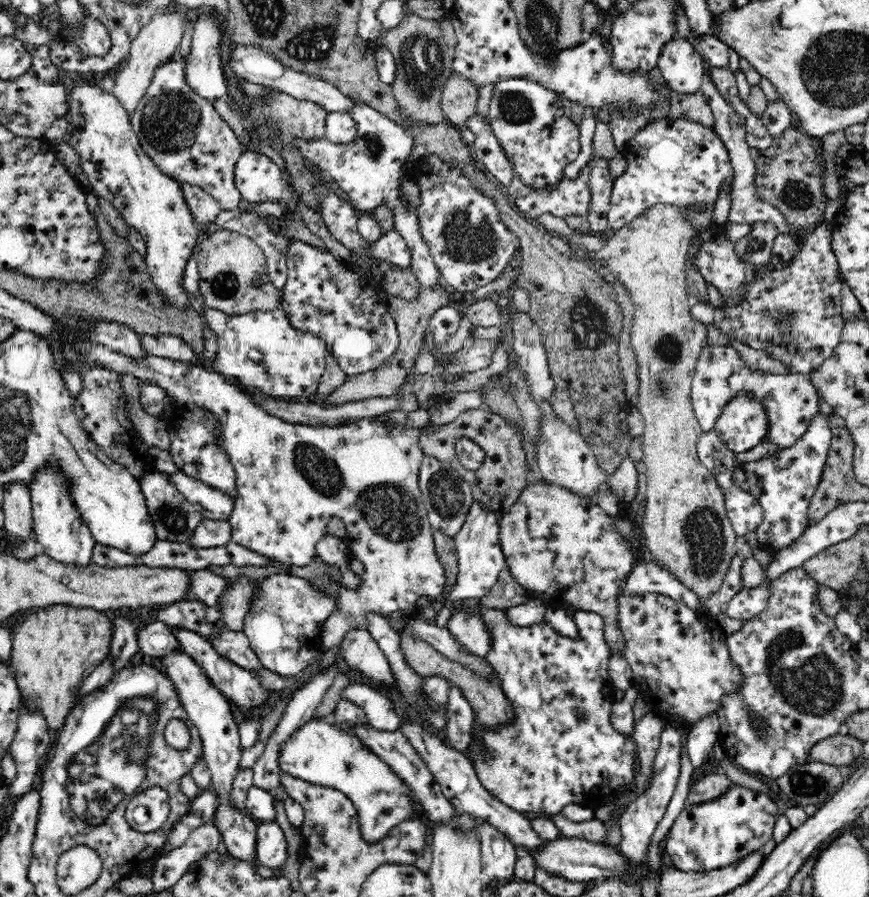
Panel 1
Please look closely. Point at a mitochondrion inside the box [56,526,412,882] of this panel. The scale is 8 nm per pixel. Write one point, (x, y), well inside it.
(102, 773)

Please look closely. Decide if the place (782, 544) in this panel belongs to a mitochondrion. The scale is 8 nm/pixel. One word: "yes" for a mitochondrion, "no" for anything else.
no

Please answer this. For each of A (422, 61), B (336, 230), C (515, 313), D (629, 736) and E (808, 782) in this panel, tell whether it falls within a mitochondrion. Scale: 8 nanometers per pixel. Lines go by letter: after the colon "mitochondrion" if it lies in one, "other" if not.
A: mitochondrion
B: other
C: other
D: other
E: mitochondrion

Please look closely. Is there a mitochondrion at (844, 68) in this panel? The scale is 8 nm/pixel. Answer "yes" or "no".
yes

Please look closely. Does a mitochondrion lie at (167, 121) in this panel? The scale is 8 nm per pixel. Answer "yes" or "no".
yes

